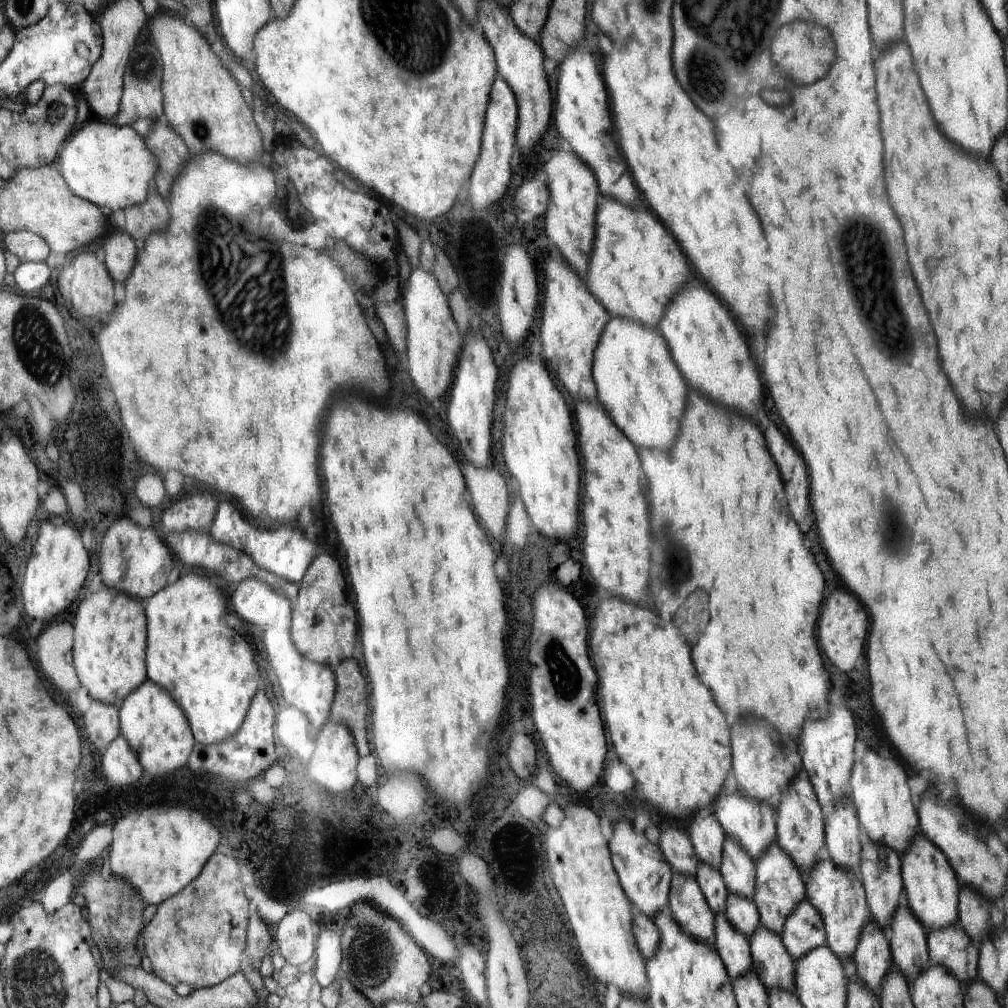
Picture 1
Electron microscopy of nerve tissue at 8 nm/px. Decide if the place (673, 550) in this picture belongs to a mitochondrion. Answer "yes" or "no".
yes

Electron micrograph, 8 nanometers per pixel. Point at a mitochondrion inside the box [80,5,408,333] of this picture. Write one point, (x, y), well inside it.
(143, 68)

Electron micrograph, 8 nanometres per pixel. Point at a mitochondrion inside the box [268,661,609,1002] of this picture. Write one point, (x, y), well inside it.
(374, 961)

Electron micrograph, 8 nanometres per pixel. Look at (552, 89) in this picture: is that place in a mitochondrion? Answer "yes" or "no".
no

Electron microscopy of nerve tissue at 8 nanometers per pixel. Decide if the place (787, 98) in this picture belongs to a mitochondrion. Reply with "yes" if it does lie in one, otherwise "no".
yes

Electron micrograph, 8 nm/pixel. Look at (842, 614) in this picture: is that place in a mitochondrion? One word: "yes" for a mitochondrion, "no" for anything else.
no

